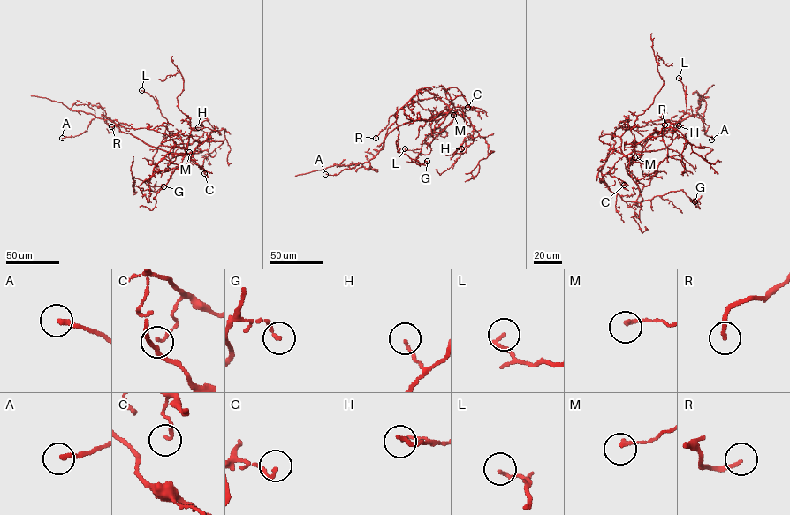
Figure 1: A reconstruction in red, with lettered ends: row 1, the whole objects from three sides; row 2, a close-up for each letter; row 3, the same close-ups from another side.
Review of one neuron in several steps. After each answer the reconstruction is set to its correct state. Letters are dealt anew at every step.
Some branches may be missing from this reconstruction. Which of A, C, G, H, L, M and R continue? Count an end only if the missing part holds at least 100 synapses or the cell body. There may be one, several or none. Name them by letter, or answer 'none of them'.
none of them

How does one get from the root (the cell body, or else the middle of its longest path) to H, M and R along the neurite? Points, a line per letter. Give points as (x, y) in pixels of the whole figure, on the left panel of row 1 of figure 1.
H: (178, 153), (191, 153), (215, 132), (207, 120), (198, 127)
M: (178, 153), (189, 152)
R: (178, 153), (186, 153), (166, 134), (146, 128), (111, 126)

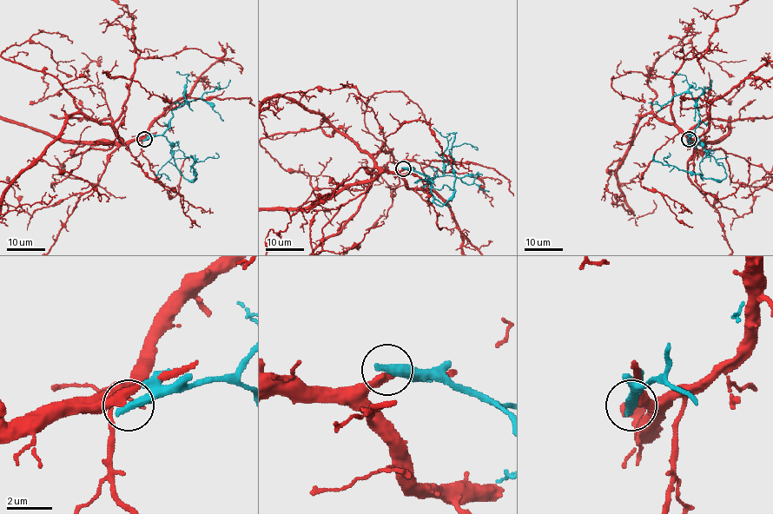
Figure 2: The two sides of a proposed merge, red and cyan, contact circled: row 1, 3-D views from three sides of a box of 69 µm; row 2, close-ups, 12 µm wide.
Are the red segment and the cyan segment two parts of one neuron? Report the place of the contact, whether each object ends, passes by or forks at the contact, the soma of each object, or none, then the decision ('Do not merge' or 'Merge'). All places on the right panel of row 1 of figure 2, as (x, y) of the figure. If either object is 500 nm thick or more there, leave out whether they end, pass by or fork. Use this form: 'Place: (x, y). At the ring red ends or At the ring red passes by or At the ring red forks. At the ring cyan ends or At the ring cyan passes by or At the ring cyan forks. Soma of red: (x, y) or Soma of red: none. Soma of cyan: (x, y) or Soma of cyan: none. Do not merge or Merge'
Place: (689, 139). At the ring red ends. At the ring cyan ends. Soma of red: none. Soma of cyan: none. Do not merge

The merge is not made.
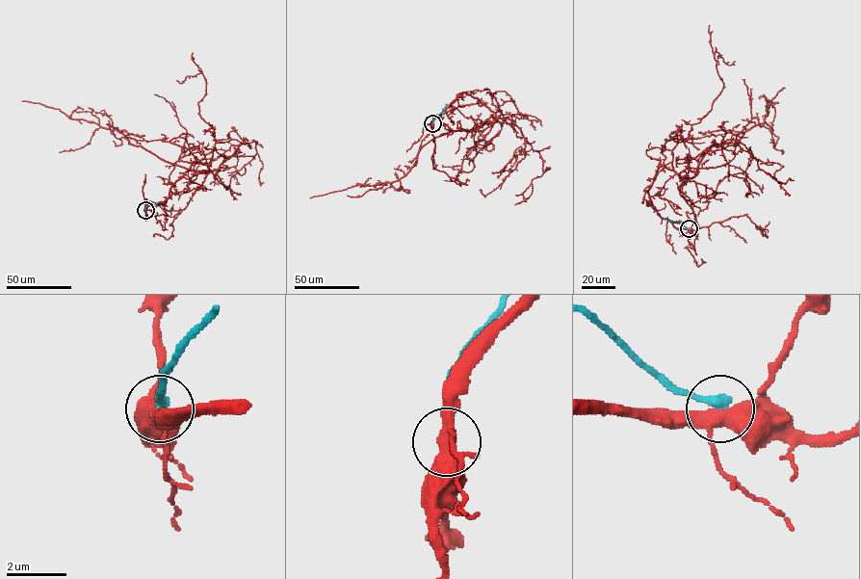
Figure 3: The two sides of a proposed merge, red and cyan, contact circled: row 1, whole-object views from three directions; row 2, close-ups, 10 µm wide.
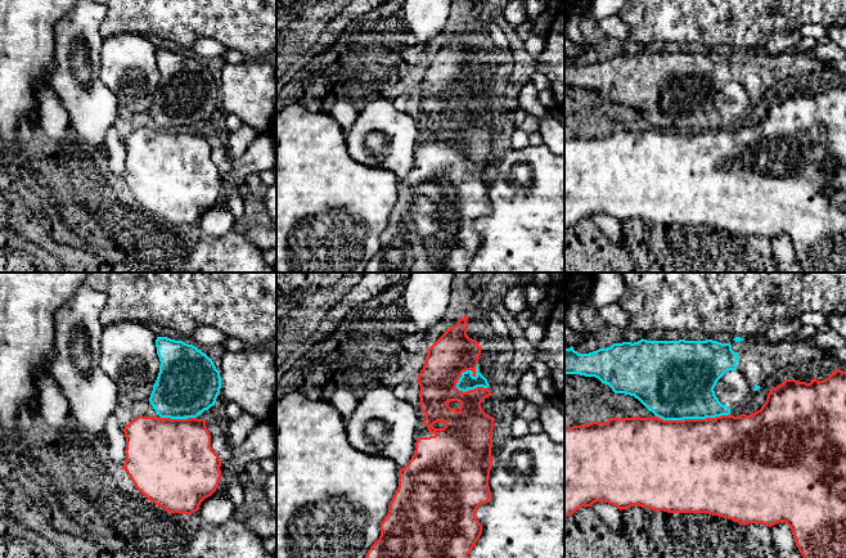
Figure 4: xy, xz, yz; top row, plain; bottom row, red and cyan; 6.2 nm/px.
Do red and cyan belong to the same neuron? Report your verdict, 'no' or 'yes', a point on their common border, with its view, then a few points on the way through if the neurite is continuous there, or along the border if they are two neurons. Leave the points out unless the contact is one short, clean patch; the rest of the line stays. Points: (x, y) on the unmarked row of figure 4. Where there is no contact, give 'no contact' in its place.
no; meets red in xz at (471, 102)

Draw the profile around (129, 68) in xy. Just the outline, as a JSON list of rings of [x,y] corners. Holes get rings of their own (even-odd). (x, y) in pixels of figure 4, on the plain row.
[[[118,33],[103,39],[99,78],[116,95],[121,108],[149,112],[161,77],[156,51],[152,40],[138,33]]]

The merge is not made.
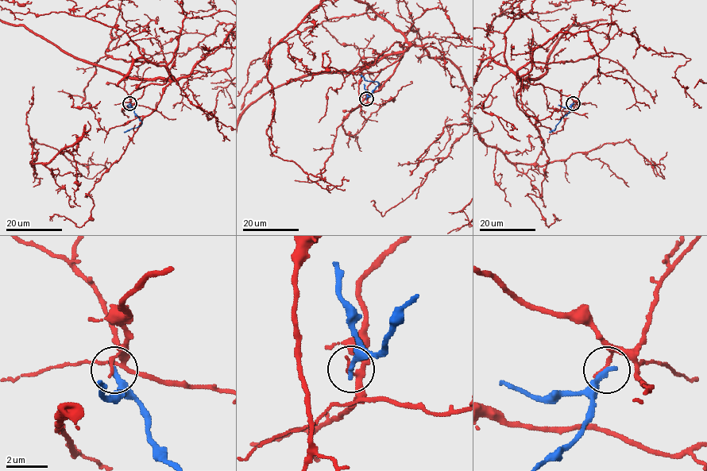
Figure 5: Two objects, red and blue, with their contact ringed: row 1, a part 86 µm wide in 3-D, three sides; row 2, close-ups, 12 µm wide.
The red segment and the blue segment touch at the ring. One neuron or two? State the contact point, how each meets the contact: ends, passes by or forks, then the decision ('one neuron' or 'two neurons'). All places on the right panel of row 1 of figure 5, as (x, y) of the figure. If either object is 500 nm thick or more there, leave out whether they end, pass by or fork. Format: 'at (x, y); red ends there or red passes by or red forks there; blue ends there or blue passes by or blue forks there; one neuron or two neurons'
at (573, 103); red ends there; blue ends there; two neurons

